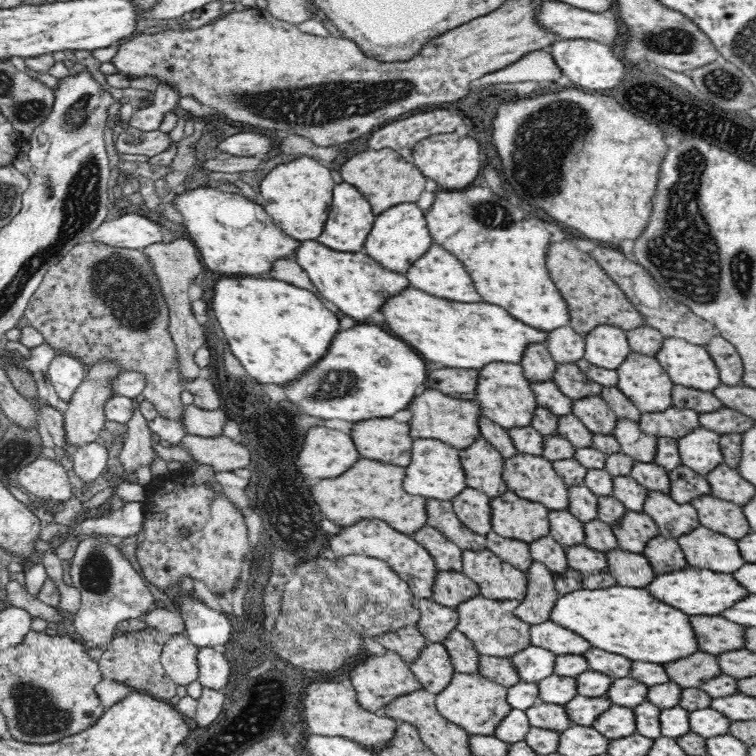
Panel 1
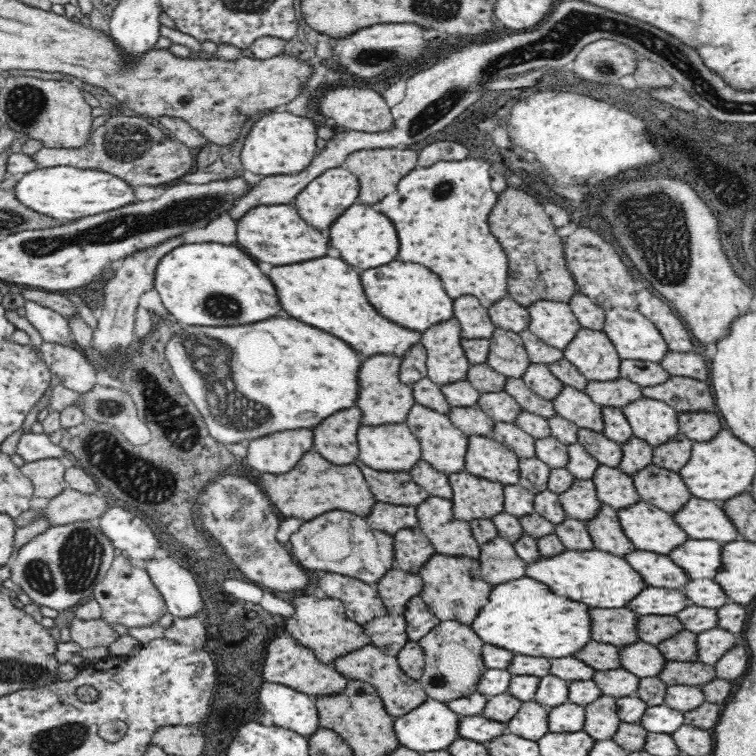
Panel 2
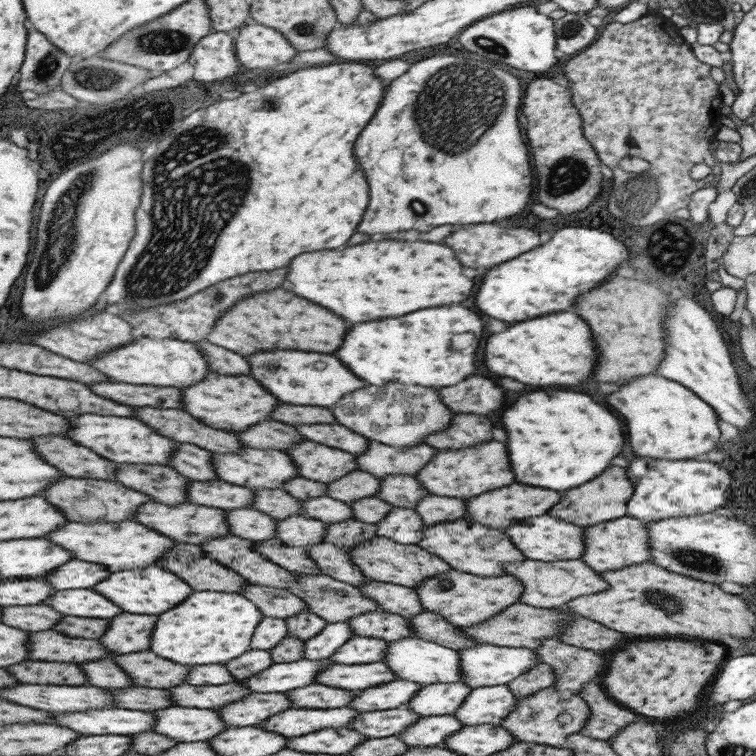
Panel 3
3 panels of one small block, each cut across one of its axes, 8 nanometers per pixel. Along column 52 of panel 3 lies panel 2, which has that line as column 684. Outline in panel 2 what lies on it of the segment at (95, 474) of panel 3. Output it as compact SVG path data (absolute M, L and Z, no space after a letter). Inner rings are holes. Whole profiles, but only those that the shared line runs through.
M678 433L663 445L653 447L653 464L672 472L680 469L690 460L693 440Z

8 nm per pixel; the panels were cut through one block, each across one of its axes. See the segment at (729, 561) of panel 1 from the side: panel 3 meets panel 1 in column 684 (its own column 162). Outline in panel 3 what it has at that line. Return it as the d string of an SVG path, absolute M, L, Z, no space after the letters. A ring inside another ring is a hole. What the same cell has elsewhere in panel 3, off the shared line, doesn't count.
M133 520L95 522L95 524L67 522L65 528L61 528L59 532L51 532L51 536L47 536L47 538L51 542L59 544L63 550L69 550L73 554L73 558L107 566L109 572L153 566L158 562L158 558L176 543Z

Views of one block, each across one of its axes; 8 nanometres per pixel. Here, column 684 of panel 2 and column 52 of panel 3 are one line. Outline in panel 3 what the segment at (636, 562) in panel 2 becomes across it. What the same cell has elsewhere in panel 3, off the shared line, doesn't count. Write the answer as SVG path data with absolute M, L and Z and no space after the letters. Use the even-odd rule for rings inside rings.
M69 560L61 568L55 568L47 582L55 590L69 590L69 588L91 588L101 582L109 572L100 564L87 564L81 560Z

